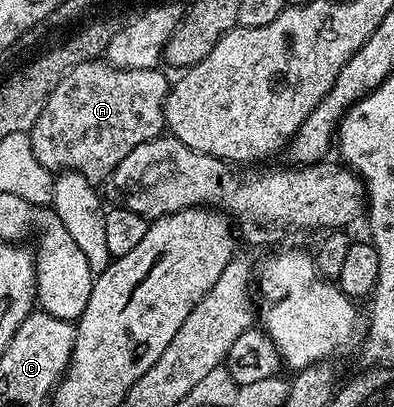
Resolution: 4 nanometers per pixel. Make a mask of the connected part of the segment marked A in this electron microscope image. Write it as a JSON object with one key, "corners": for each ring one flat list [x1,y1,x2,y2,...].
{"corners":[[100,59,70,69,32,126,30,136,38,163,53,173,77,171,89,181,107,180,130,149,138,149,165,130,164,102,170,79,161,71,118,68]]}

